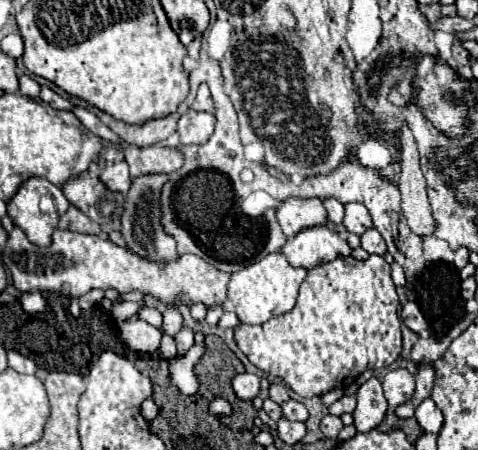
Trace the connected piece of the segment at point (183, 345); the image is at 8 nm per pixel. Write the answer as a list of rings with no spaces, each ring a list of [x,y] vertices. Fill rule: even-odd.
[[[182,328],[174,340],[176,340],[178,354],[186,354],[194,344],[194,332],[190,328]]]

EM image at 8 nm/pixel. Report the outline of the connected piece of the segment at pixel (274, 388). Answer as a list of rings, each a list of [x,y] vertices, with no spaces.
[[[270,384],[270,398],[276,402],[276,404],[284,404],[284,402],[288,402],[288,392],[286,392],[286,388],[282,386],[282,384]]]

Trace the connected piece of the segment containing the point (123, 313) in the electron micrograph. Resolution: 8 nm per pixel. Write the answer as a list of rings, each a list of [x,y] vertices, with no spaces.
[[[120,302],[120,304],[116,304],[116,306],[110,308],[110,314],[112,314],[112,318],[120,324],[120,322],[124,322],[126,318],[134,316],[136,310],[138,310],[138,306],[140,306],[140,302],[138,302],[138,304],[136,304],[136,302]]]

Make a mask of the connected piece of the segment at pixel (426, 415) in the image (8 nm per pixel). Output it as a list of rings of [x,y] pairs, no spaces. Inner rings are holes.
[[[426,398],[426,400],[416,408],[416,420],[418,420],[418,424],[420,424],[420,428],[422,428],[424,432],[438,434],[442,422],[444,422],[444,416],[442,416],[440,408],[434,404],[434,400],[432,400],[432,398]]]

